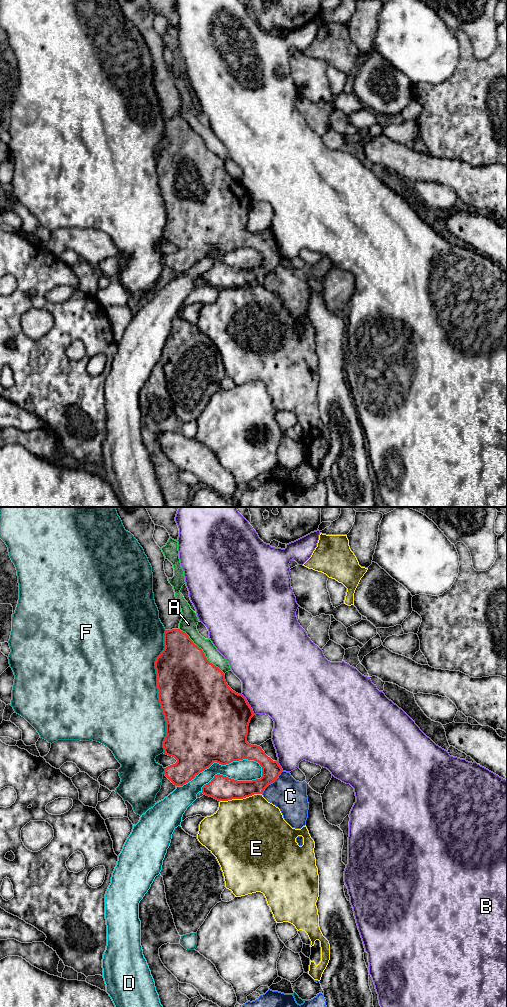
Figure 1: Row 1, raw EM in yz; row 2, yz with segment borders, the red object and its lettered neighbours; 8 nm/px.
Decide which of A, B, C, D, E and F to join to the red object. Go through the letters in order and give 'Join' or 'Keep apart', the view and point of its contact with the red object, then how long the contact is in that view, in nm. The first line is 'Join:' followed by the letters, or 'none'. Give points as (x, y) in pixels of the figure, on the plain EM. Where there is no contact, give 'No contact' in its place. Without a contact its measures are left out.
Join: none
A: Keep apart. Touches red at yz (202, 139). Shared border 500 nm
B: Keep apart. Touches red at yz (248, 192). Shared border 200 nm
C: Keep apart. Touches red at yz (272, 270). Shared border 260 nm
D: Keep apart. Touches red at yz (219, 251). Shared border 700 nm
E: Keep apart. Touches red at yz (240, 286). Shared border 340 nm
F: Keep apart. Touches red at yz (158, 180). Shared border 1000 nm

